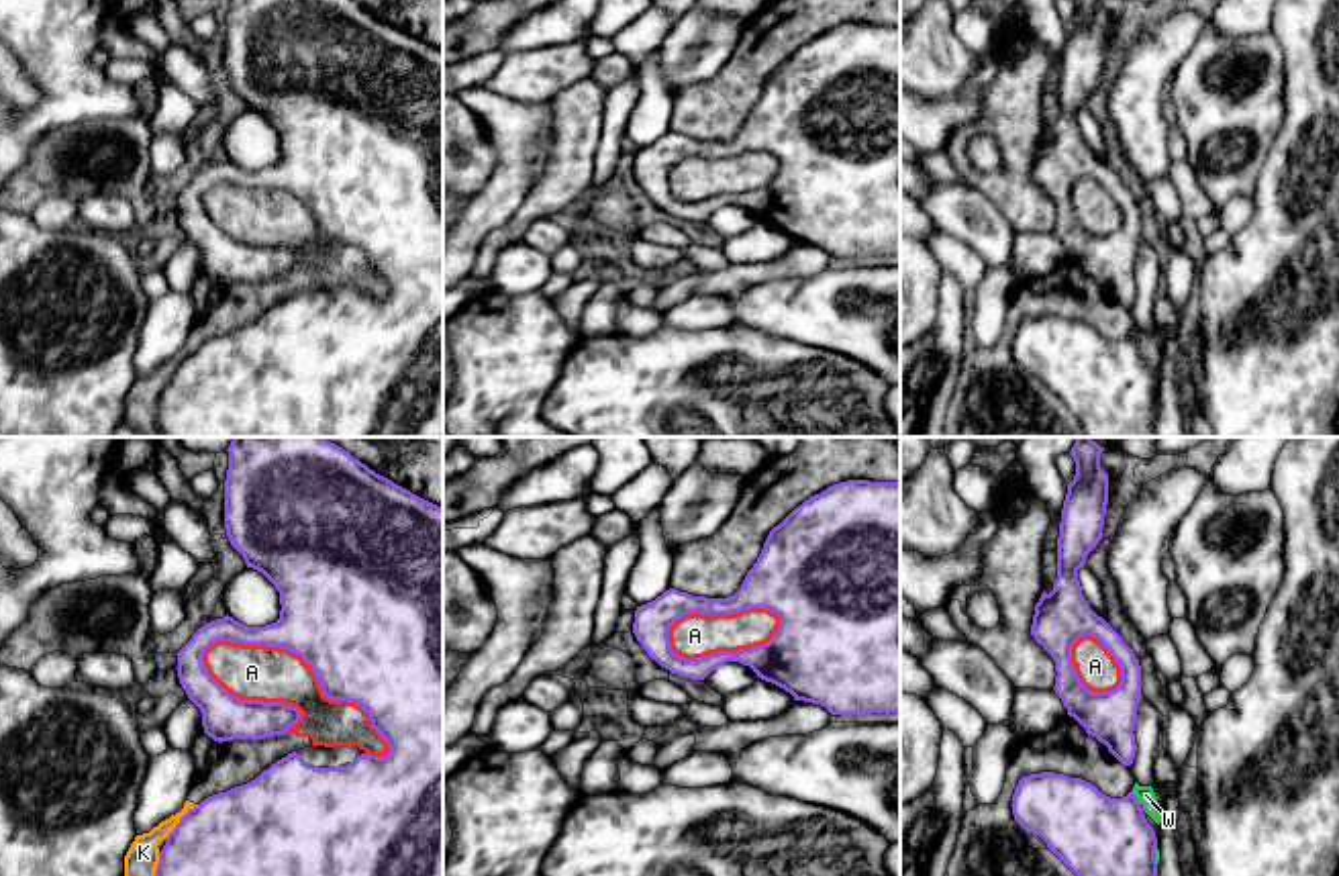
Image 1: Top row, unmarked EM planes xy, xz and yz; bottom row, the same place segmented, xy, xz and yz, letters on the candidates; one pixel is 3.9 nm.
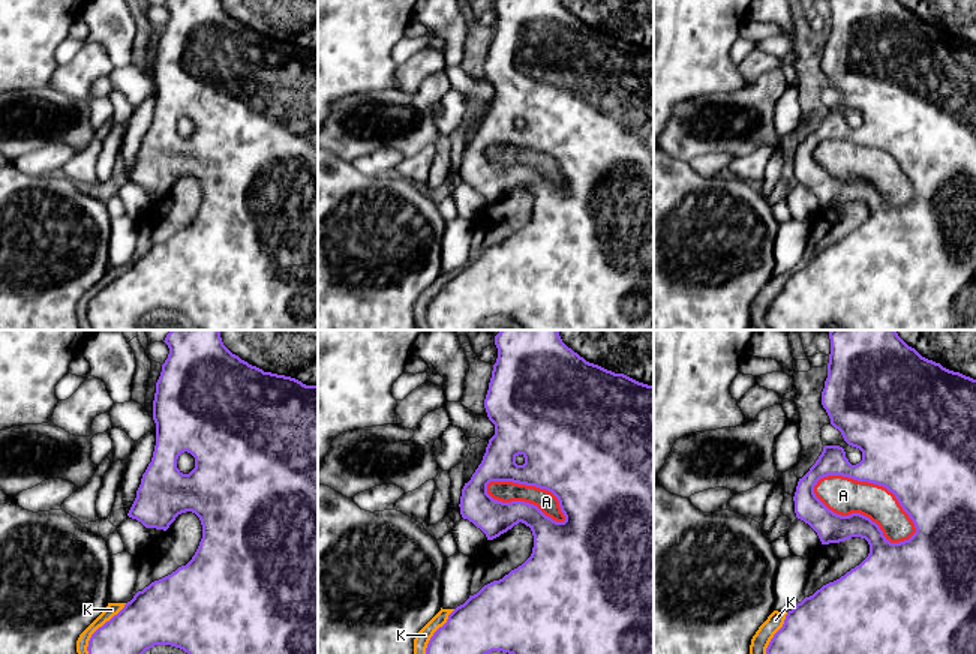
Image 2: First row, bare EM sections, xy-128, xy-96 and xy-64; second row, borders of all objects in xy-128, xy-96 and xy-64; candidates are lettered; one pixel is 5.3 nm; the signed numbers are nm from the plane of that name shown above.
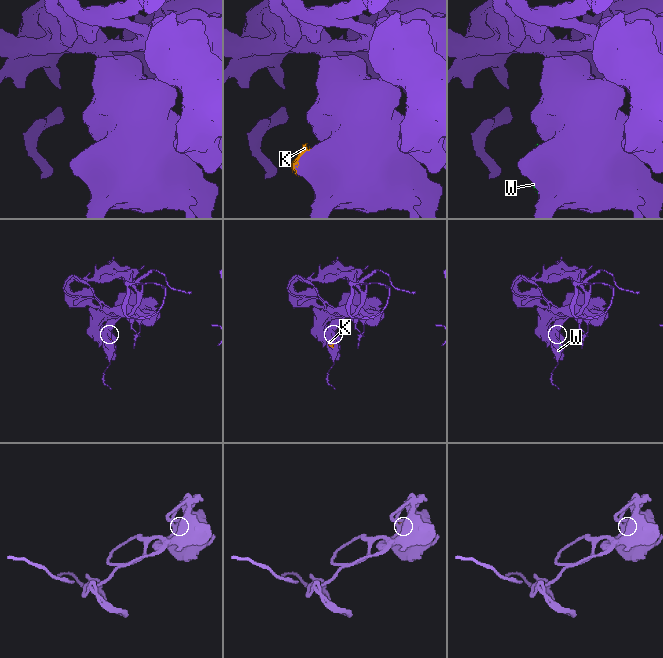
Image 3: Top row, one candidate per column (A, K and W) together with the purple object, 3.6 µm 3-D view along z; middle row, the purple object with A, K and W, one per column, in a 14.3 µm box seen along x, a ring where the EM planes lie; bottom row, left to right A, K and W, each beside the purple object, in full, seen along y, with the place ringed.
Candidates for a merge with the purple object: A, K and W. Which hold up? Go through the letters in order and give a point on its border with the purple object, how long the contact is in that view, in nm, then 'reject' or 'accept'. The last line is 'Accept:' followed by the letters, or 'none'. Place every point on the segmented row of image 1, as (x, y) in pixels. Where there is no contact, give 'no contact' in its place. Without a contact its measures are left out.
A: meets purple in xy at (311, 666); contact 850 nm long; reject
K: meets purple in xy at (180, 819); contact 190 nm long; reject
W: meets purple in yz at (1135, 797); contact 70 nm long; reject
Accept: none

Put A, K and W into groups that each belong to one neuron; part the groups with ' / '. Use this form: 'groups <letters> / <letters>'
groups A K W

